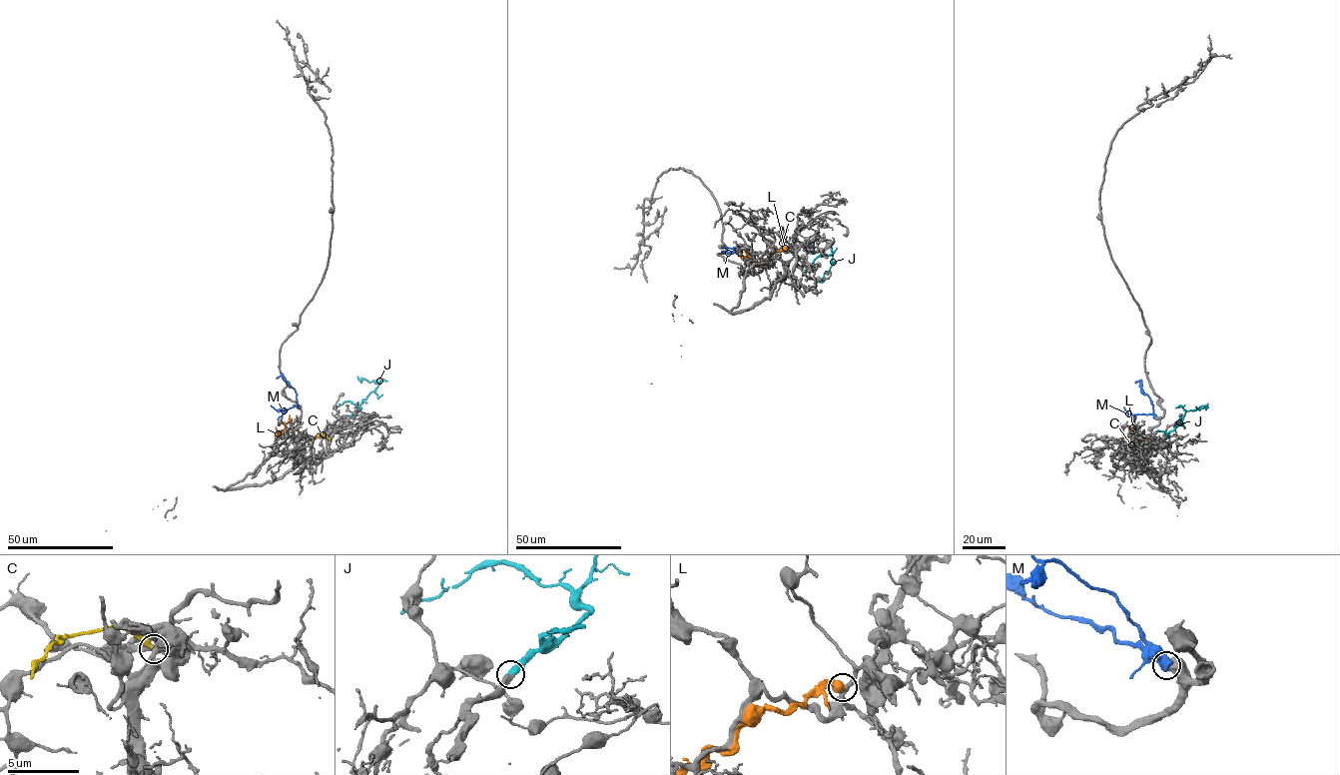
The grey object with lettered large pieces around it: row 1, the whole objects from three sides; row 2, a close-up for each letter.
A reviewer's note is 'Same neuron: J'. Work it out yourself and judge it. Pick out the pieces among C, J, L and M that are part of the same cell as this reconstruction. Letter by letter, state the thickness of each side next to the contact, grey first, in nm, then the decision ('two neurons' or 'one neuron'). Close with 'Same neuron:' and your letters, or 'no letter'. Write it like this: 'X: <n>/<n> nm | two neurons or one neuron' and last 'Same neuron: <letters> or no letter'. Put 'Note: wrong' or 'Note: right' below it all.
C: 340/440 nm | two neurons
J: 400/420 nm | one neuron
L: 300/650 nm | two neurons
M: 700/750 nm | two neurons
Same neuron: J
Note: right

